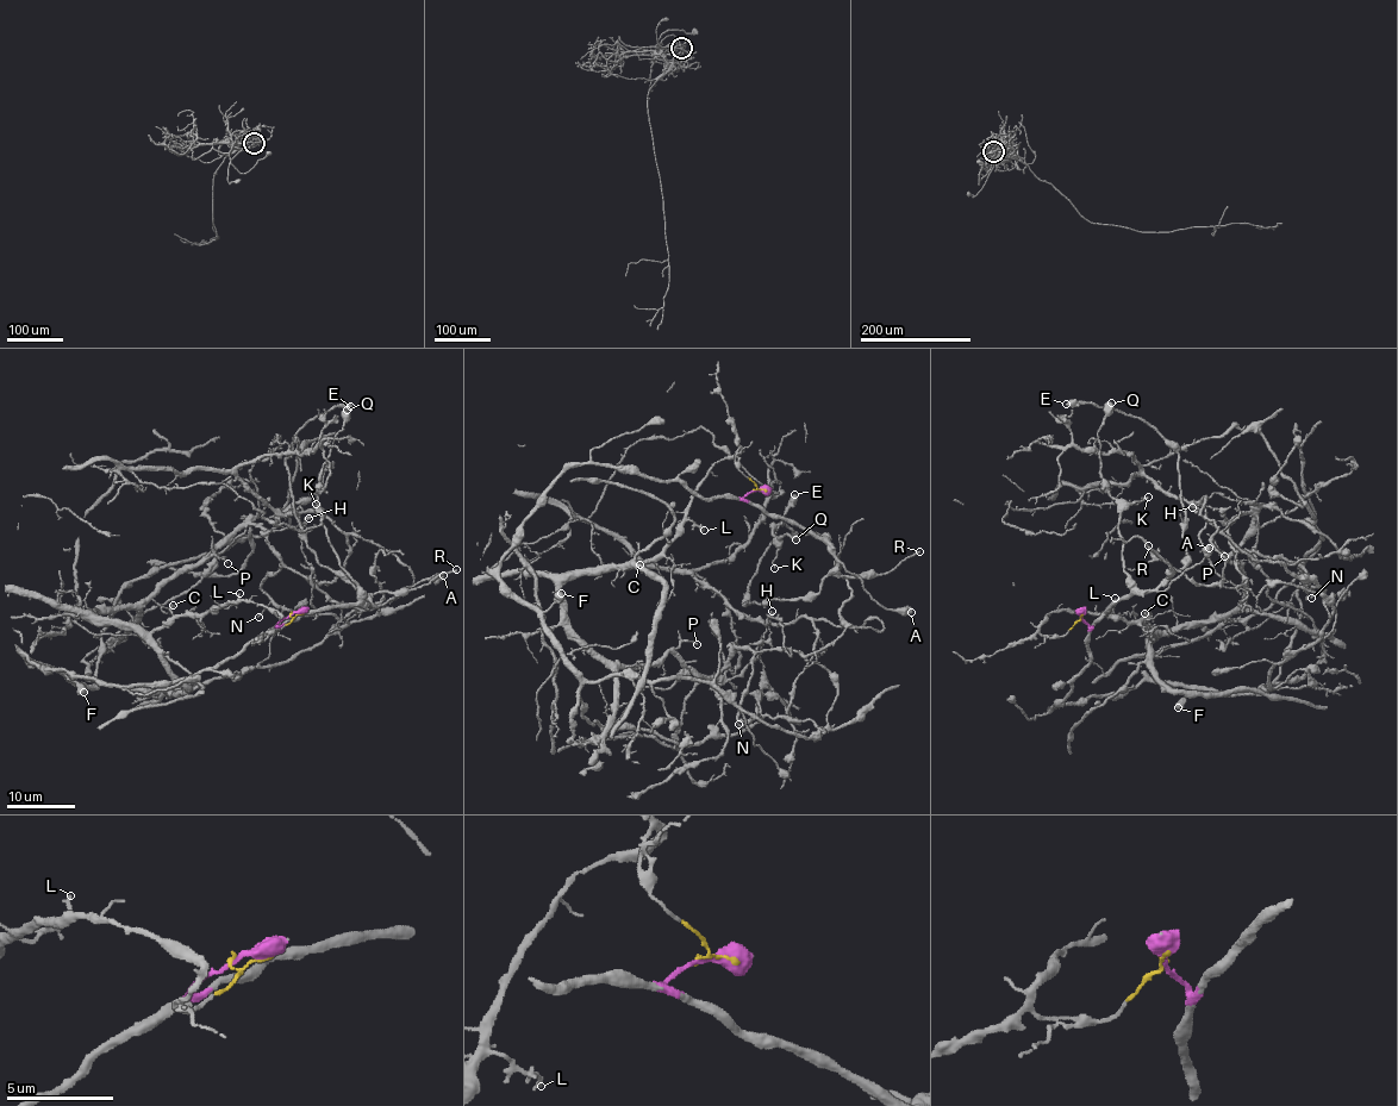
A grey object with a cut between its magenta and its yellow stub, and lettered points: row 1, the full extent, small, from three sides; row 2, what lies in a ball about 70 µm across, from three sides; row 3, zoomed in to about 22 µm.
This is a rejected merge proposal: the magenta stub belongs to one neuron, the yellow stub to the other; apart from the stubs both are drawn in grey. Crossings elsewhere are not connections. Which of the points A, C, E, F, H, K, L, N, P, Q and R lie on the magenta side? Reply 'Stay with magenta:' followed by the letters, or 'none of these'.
Stay with magenta: A, E, F, K, Q, R

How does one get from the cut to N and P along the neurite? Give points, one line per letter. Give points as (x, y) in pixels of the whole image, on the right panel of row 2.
N: (1081, 617), (1040, 631), (1115, 614), (1148, 644), (1224, 617), (1241, 514), (1236, 551), (1296, 562), (1311, 598)
P: (1081, 617), (1060, 637), (1040, 631), (1061, 610), (1115, 614), (1148, 644), (1224, 617), (1244, 575), (1224, 557)

